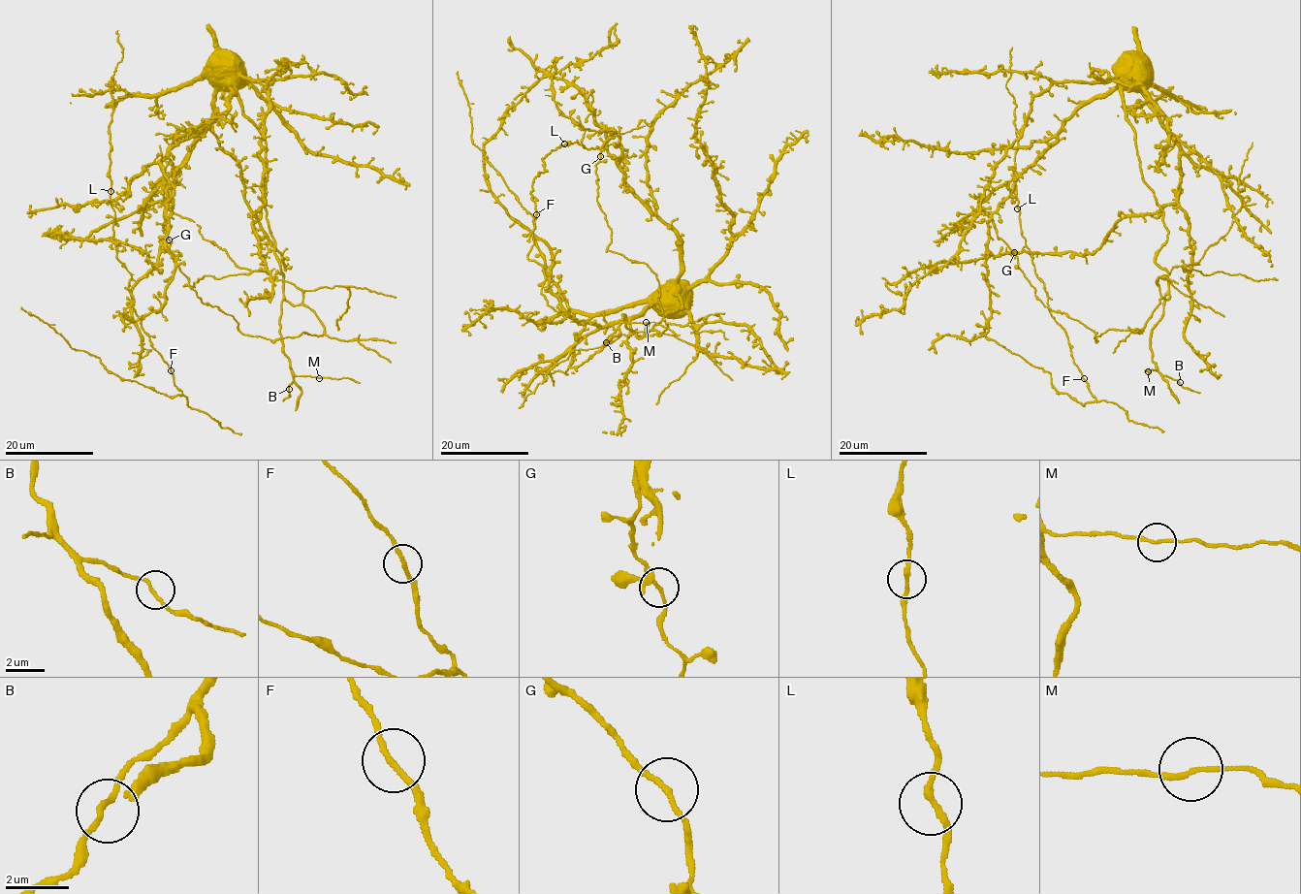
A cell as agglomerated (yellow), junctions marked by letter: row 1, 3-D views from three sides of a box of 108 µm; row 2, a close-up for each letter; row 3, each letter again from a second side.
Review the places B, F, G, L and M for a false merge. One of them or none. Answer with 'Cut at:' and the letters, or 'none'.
Cut at: none

